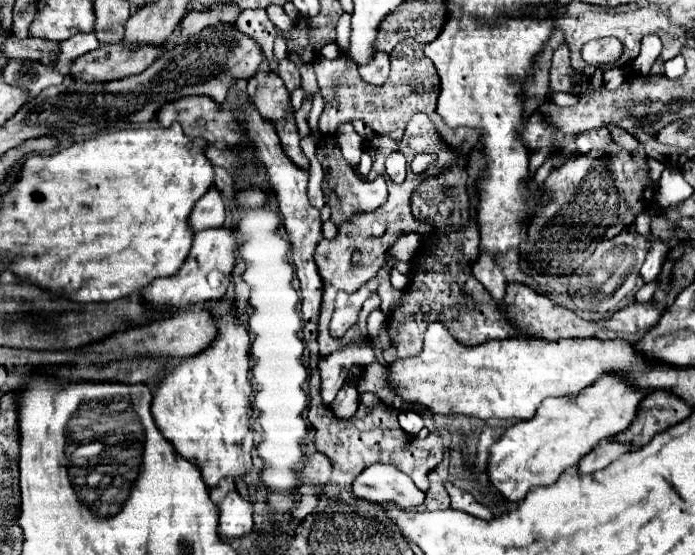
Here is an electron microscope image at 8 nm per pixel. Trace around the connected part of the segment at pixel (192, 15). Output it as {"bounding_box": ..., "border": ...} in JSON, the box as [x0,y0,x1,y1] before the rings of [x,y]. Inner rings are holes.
{"bounding_box":[181,12,207,34],"border":[[[189,12],[181,20],[181,30],[183,30],[183,34],[197,34],[205,26],[205,22],[207,22],[207,14],[205,12]]]}

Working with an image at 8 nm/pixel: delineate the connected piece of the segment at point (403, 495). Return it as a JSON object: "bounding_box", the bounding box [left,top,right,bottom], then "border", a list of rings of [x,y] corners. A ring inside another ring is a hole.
{"bounding_box":[353,464,425,510],"border":[[[373,464],[361,472],[353,482],[353,492],[357,498],[395,504],[401,510],[415,510],[425,500],[425,492],[405,472],[385,464]]]}

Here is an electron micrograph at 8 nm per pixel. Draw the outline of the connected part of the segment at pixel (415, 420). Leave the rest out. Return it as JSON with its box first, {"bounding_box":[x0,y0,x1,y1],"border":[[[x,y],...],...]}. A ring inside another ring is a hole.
{"bounding_box":[399,410,425,436],"border":[[[403,410],[399,414],[399,422],[401,422],[401,428],[411,434],[411,436],[417,436],[421,432],[421,428],[425,426],[423,424],[423,418],[419,412],[413,412],[413,410]]]}

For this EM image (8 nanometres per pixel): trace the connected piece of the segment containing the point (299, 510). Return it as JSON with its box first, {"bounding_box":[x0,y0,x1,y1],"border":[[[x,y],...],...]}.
{"bounding_box":[291,496,319,520],"border":[[[301,496],[299,504],[291,510],[291,516],[297,520],[303,520],[309,512],[313,512],[313,508],[317,506],[317,500],[319,500],[319,496]]]}

